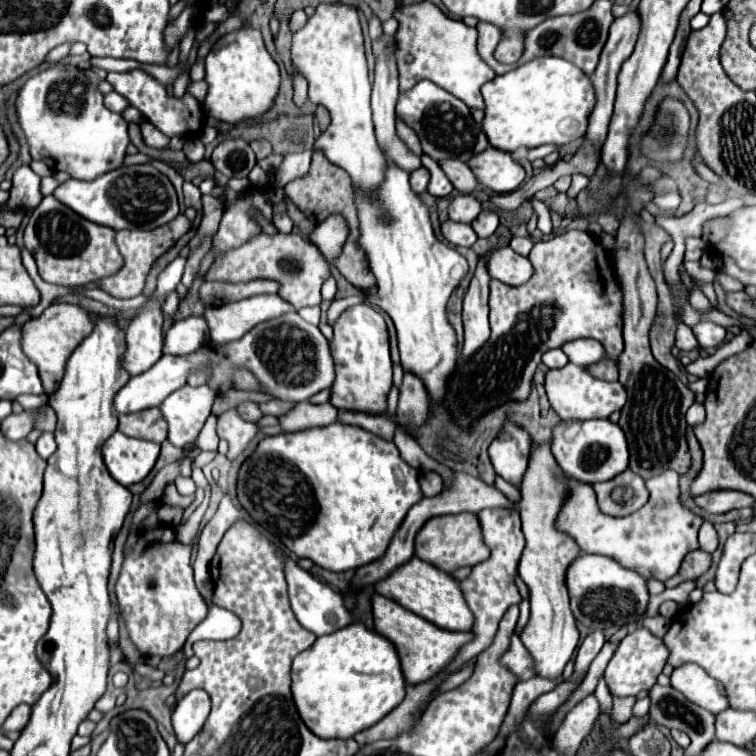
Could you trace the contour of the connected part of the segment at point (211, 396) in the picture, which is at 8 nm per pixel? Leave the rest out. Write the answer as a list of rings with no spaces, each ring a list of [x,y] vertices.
[[[183,385],[159,405],[161,415],[169,425],[167,439],[175,447],[191,445],[197,439],[205,419],[211,413],[215,397],[217,393],[209,389],[209,385],[201,385],[201,387]]]

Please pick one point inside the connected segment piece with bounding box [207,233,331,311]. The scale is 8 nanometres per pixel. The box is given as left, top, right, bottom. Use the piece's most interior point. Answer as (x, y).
(298, 265)

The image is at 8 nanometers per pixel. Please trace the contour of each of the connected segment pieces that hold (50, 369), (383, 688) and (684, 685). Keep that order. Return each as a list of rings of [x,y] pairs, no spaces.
[[[53,303],[39,317],[29,319],[23,325],[21,347],[23,353],[37,365],[45,393],[51,395],[55,393],[55,389],[59,389],[59,381],[63,379],[67,357],[75,351],[75,345],[79,345],[79,341],[87,337],[87,333],[91,333],[91,319],[87,317],[87,311],[71,303]]]
[[[359,621],[349,623],[347,627],[331,633],[331,635],[317,637],[317,641],[315,641],[315,645],[311,645],[311,649],[307,649],[301,657],[295,657],[291,677],[293,677],[291,691],[295,693],[295,703],[297,703],[299,715],[309,725],[309,729],[315,731],[317,737],[327,737],[327,739],[331,739],[331,737],[349,739],[355,733],[375,725],[403,701],[405,689],[407,689],[395,645],[387,637],[383,637],[381,633],[377,633],[373,629],[367,629]]]
[[[685,663],[677,667],[671,675],[671,685],[679,689],[691,703],[709,709],[715,715],[729,709],[729,699],[723,685],[699,669],[697,663]]]

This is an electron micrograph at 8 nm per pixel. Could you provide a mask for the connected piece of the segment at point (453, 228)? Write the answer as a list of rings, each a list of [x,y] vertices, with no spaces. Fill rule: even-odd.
[[[445,221],[445,223],[441,223],[441,231],[443,231],[445,239],[447,239],[451,245],[471,247],[471,245],[477,241],[477,233],[475,233],[473,227],[467,225],[467,223]]]

